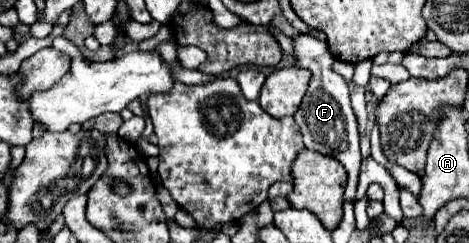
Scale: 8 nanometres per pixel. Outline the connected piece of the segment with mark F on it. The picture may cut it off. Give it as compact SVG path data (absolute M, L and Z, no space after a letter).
M299 33L297 37L293 37L293 49L295 49L295 59L297 59L299 67L307 67L311 71L309 89L307 89L297 113L293 115L303 133L303 143L311 151L337 159L347 169L349 189L345 189L343 199L355 203L357 185L359 185L359 169L361 169L361 153L359 153L357 119L355 119L355 113L351 109L351 101L349 101L349 85L339 73L333 71L335 59L325 41Z

